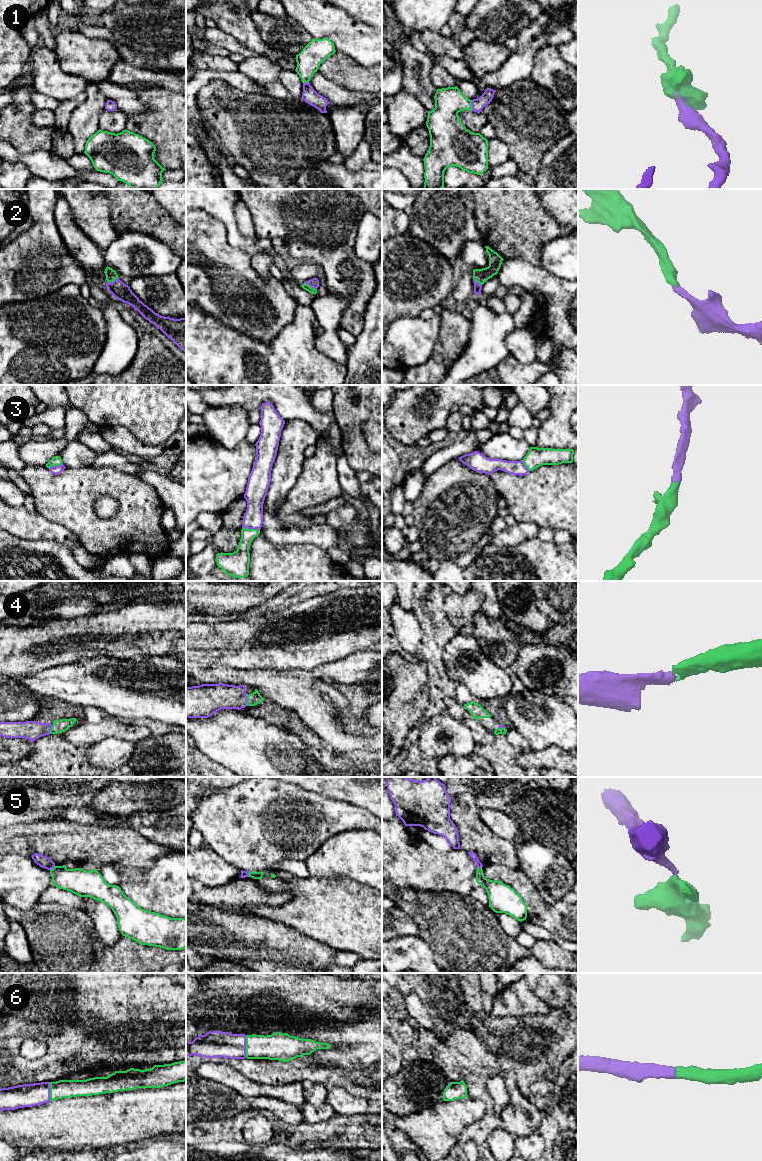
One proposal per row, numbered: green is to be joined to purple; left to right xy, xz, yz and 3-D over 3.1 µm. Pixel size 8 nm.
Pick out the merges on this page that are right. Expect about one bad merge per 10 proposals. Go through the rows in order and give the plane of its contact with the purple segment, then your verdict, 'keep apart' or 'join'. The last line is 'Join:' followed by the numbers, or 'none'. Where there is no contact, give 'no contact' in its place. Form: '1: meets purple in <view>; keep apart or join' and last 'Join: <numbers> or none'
1: meets purple in yz; join
2: meets purple in xz; join
3: meets purple in xz; join
4: meets purple in xz; join
5: meets purple in xy; keep apart
6: meets purple in xz; join
Join: 1, 2, 3, 4, 6

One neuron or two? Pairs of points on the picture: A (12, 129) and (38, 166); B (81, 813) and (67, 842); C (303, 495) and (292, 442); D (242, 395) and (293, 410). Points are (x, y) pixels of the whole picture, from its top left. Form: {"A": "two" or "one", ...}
{"A": "two", "B": "two", "C": "two", "D": "one"}

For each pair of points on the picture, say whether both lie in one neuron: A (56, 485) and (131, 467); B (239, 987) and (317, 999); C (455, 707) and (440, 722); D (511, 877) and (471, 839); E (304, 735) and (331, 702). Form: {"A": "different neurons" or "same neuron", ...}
{"A": "different neurons", "B": "same neuron", "C": "different neurons", "D": "different neurons", "E": "different neurons"}

